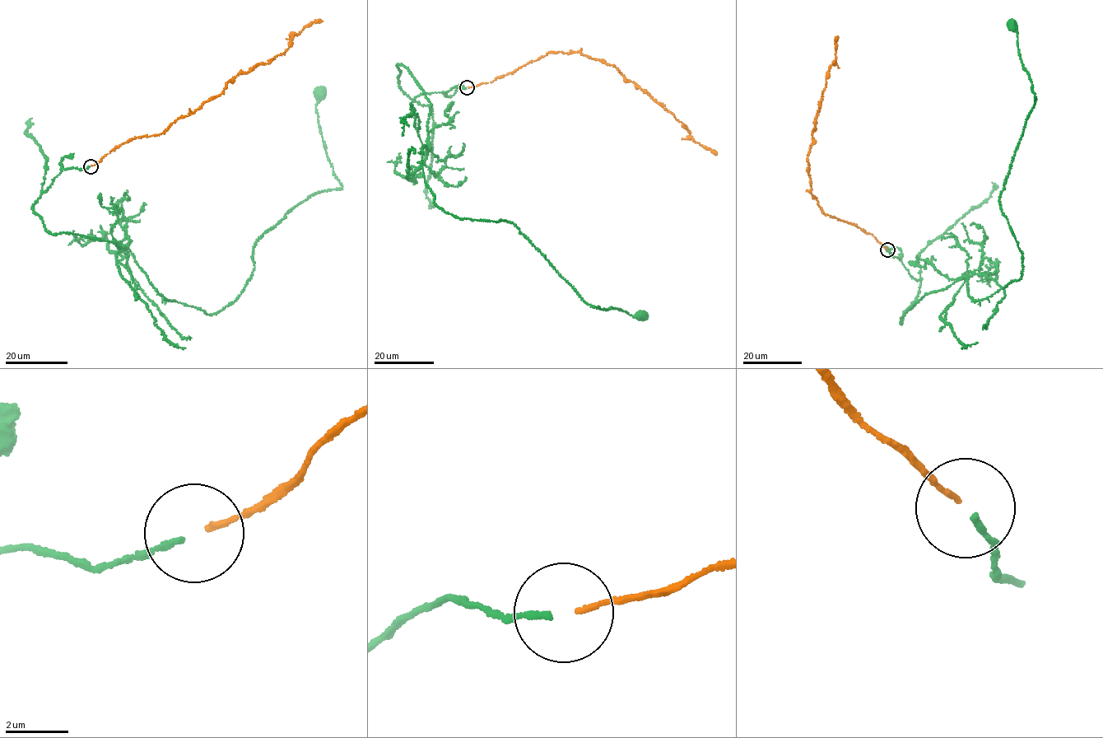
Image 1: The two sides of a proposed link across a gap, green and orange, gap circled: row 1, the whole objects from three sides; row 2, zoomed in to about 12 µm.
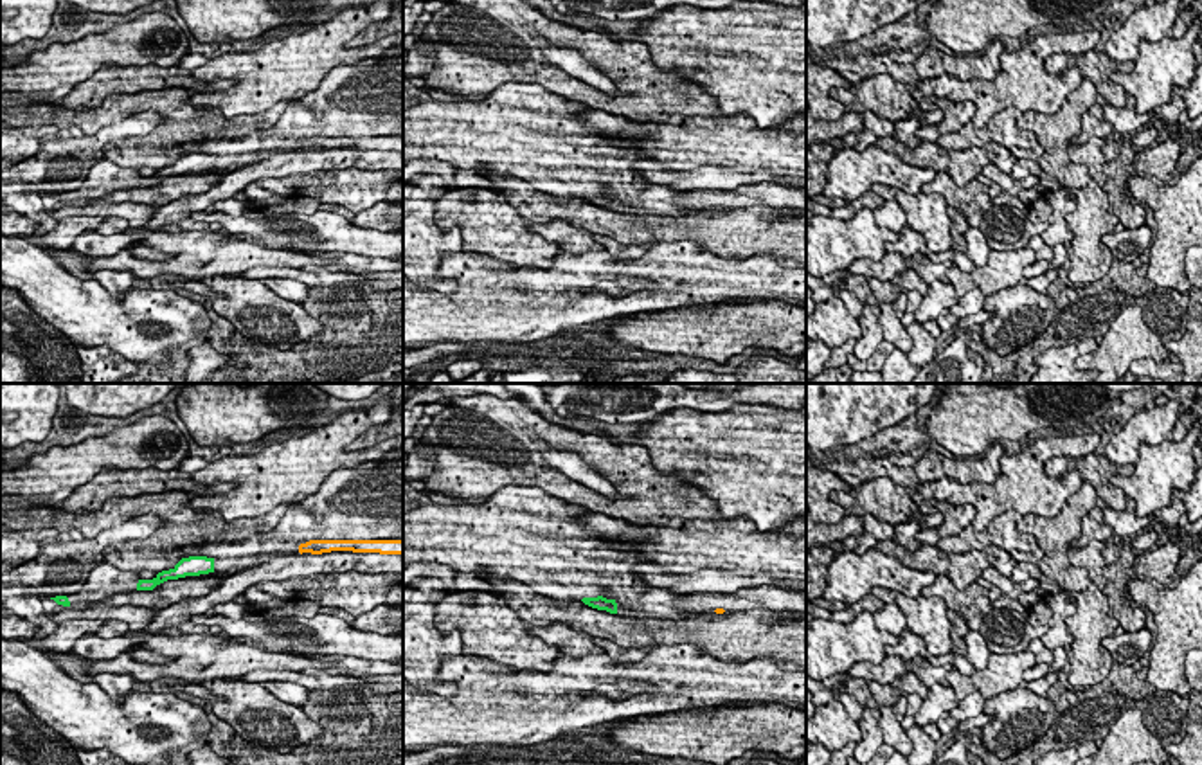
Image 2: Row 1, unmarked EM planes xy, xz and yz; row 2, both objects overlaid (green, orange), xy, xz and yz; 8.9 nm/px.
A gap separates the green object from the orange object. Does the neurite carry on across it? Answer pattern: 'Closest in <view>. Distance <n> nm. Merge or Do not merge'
Closest in xy. Distance 750 nm. Merge

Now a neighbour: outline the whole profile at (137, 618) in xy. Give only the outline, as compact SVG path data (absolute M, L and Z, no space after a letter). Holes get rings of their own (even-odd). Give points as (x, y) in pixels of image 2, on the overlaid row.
M95 603L94 607L83 610L79 607L65 607L61 612L49 612L47 617L56 625L67 619L92 619L92 621L113 619L126 623L131 632L140 632L153 621L155 614L157 610L133 605L110 607L104 603Z

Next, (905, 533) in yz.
M918 522L898 524L898 526L894 526L894 538L893 540L902 544L909 551L916 551L919 547L919 542L916 540L916 535L921 529L923 527Z

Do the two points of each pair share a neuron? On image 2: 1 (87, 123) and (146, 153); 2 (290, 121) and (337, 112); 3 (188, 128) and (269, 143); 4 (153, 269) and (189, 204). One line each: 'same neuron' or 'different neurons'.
1: same neuron
2: same neuron
3: different neurons
4: different neurons

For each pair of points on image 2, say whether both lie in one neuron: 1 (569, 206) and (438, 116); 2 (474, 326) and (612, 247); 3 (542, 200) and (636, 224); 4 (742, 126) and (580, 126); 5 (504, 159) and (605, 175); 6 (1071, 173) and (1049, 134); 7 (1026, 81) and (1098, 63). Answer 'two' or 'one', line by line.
1: two
2: two
3: one
4: two
5: one
6: one
7: two

